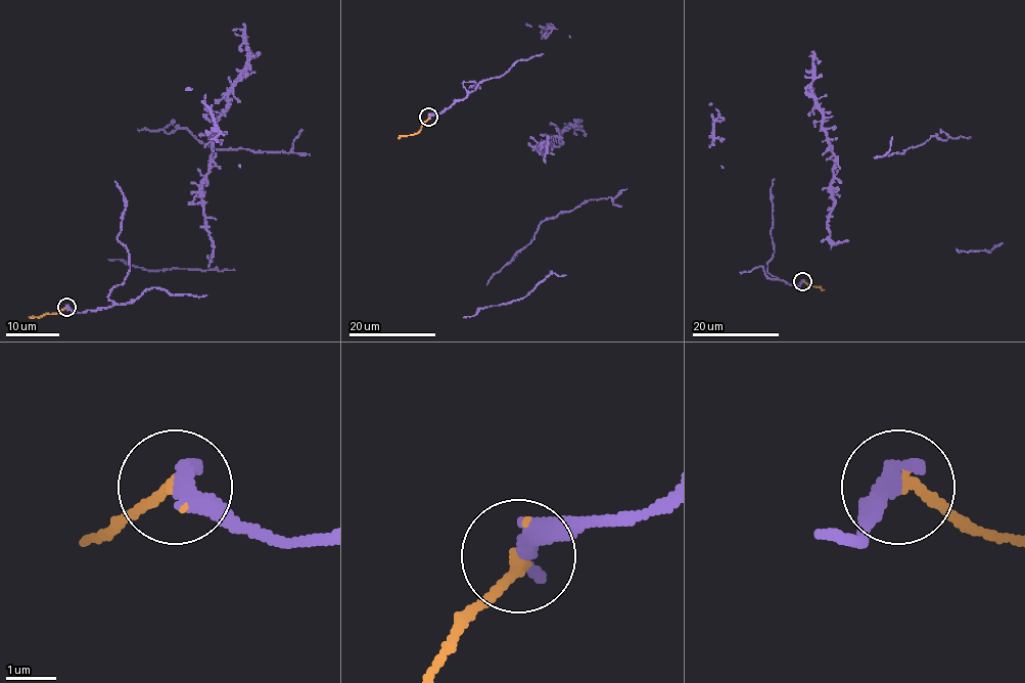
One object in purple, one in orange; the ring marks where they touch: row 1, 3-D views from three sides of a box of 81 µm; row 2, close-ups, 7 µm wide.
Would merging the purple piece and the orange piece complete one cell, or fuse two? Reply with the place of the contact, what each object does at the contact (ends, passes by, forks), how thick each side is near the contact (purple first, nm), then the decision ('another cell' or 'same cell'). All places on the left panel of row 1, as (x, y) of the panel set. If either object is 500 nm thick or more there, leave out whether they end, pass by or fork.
(66, 307) | purple ends | orange ends | 480/220 nm | same cell

